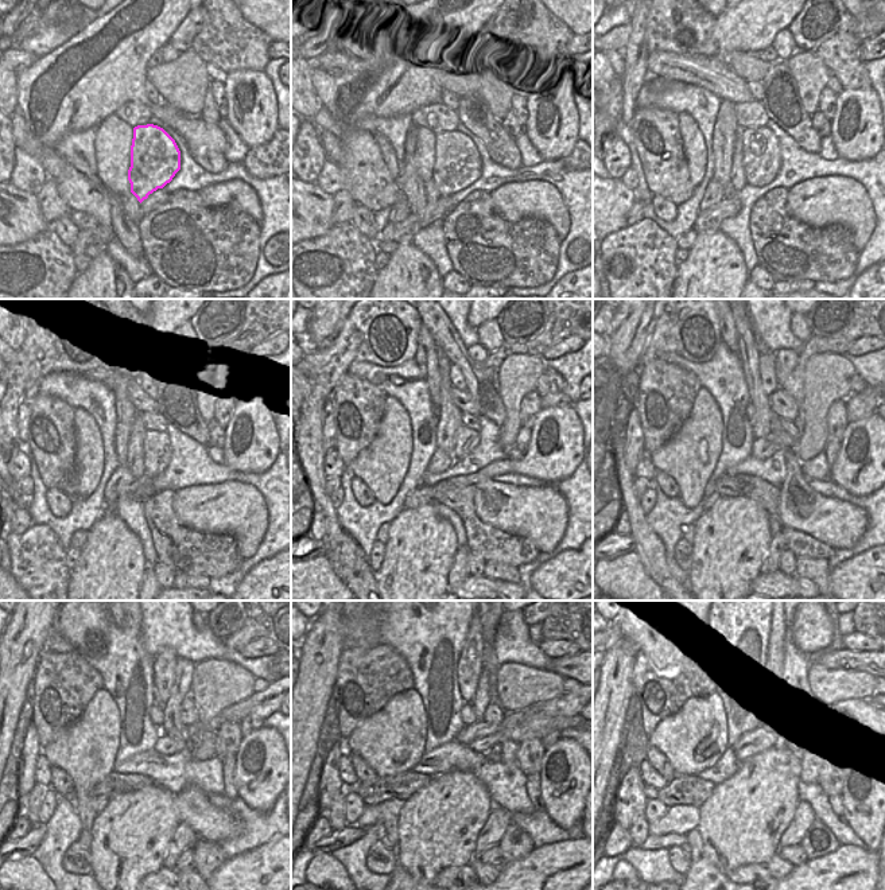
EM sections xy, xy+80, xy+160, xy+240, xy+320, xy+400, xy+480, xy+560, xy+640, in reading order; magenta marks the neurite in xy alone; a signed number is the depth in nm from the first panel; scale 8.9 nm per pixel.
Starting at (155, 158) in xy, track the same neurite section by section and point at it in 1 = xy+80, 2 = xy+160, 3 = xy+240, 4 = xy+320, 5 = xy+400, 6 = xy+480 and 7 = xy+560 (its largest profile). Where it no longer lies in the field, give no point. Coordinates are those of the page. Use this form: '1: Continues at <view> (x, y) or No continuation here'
1: Continues at xy+80 (458, 163)
2: Continues at xy+160 (760, 147)
3: Continues at xy+240 (156, 444)
4: Continues at xy+320 (466, 440)
5: Continues at xy+400 (780, 439)
6: Continues at xy+480 (189, 745)
7: Continues at xy+560 (496, 749).

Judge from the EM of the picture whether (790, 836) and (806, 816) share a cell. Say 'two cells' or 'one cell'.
one cell

